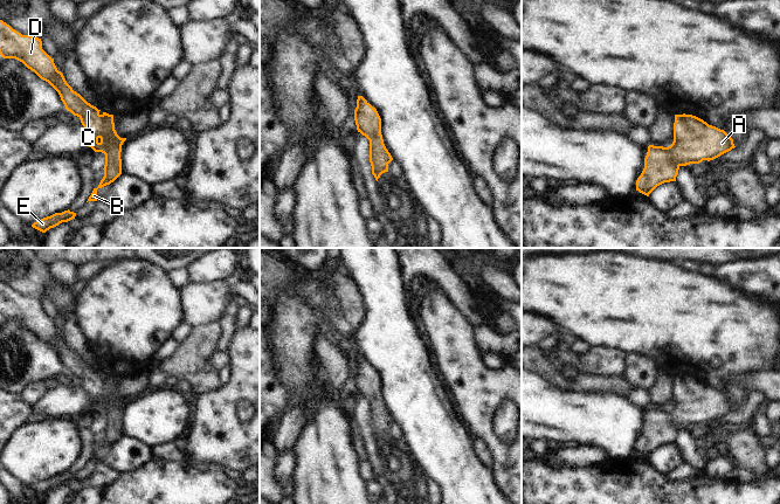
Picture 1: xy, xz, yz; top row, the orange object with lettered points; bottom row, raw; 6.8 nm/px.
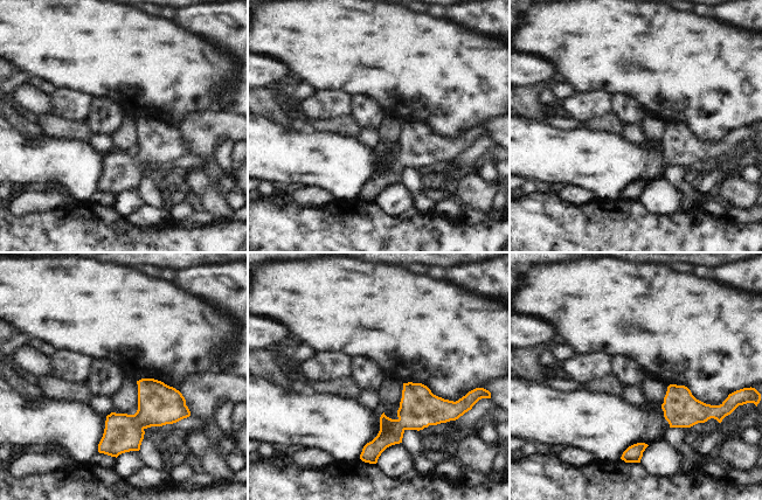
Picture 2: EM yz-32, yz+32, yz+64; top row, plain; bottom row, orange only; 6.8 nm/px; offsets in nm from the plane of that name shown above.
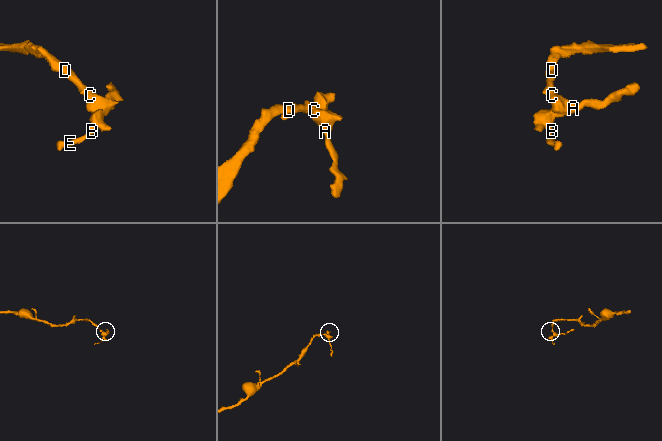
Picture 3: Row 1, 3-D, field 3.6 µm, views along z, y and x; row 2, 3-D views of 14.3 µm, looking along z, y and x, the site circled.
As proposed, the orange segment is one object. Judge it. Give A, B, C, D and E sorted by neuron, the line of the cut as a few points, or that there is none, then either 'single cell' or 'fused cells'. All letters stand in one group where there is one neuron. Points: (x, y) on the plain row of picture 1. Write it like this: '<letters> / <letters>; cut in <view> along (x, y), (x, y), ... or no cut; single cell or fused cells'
A B C D E; no cut; single cell

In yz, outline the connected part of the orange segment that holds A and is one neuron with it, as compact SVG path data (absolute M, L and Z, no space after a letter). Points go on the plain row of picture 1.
M675 377L672 406L668 409L648 408L644 430L636 442L636 453L649 458L657 448L676 443L681 428L713 422L734 409L733 401L724 392L709 387L692 377Z

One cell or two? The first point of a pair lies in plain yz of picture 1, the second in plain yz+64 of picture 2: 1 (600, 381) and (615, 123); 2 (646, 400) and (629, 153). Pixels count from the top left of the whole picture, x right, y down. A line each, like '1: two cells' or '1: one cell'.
1: one cell
2: two cells

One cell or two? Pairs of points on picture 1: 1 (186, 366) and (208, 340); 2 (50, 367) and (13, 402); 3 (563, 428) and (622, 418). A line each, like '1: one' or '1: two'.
1: one
2: two
3: one

